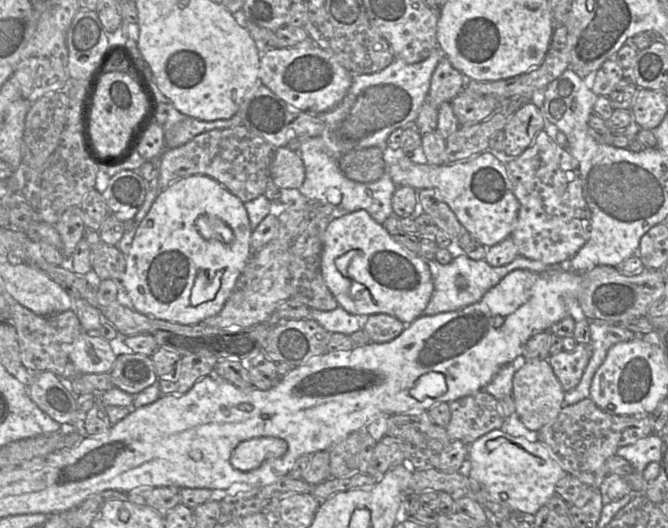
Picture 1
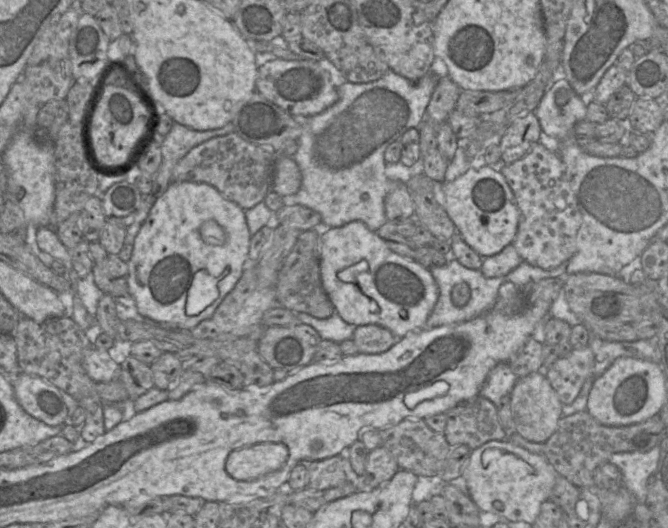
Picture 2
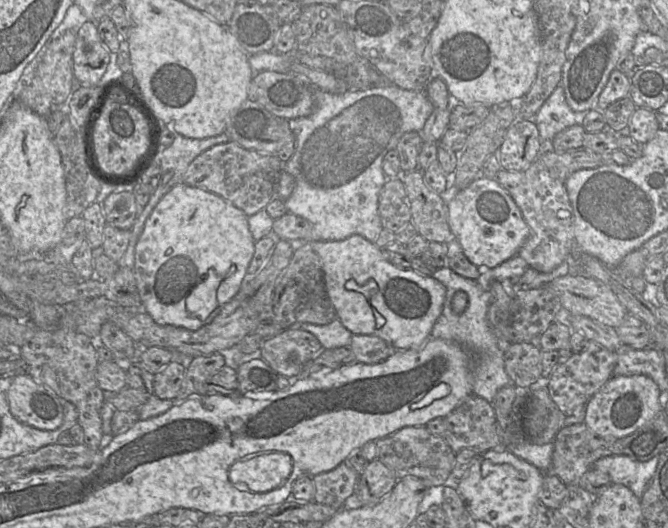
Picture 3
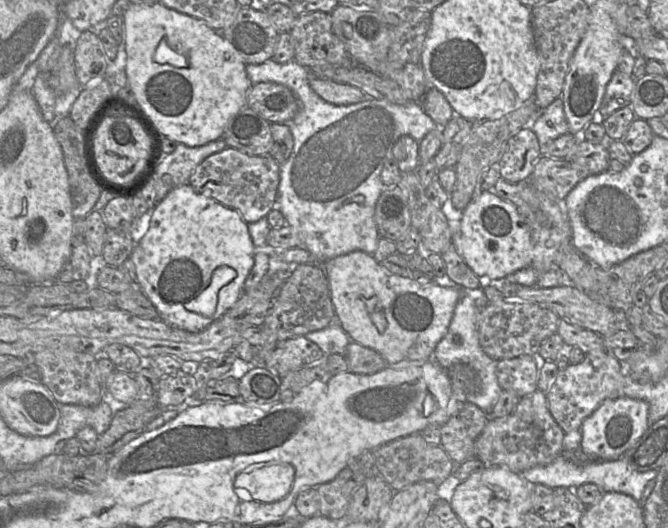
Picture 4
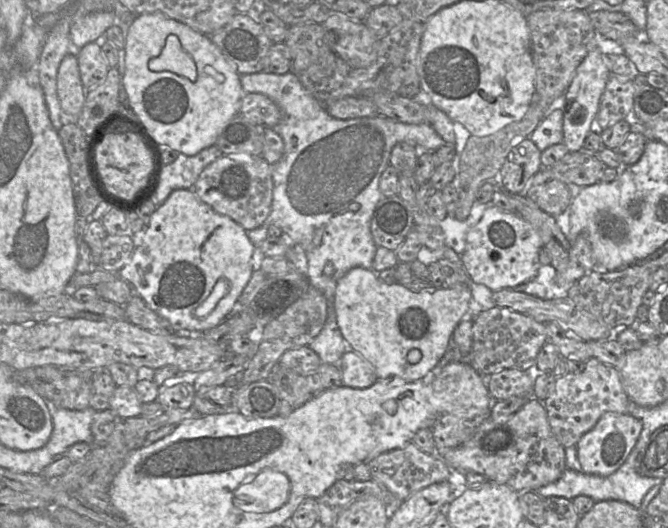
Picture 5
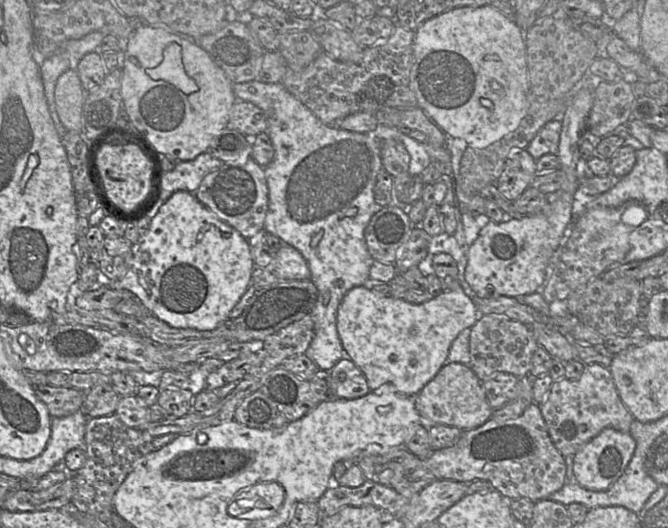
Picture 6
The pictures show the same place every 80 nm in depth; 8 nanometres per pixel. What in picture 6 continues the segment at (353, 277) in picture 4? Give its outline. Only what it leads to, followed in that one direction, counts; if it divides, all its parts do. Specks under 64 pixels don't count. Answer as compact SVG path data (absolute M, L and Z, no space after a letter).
M455 284L420 304L409 303L360 285L344 295L337 310L337 331L343 349L364 374L369 390L374 391L390 383L399 392L411 396L416 396L446 364L454 339L462 330L471 329L475 322L476 307L464 293L461 284Z

